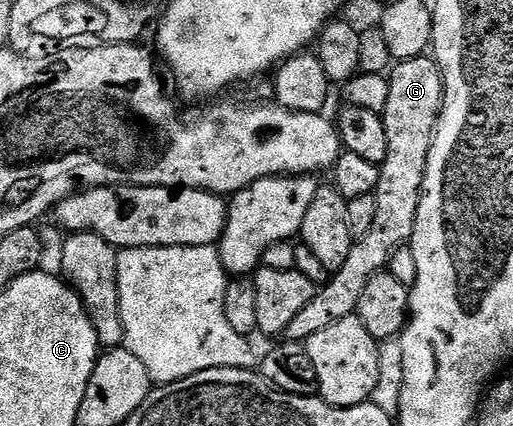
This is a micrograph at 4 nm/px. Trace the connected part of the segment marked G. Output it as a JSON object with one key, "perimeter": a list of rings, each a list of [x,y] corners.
{"perimeter":[[[432,56],[416,57],[410,61],[398,61],[388,74],[391,95],[387,95],[387,107],[383,114],[387,131],[387,159],[382,163],[379,187],[376,191],[375,223],[371,231],[351,247],[347,263],[336,270],[323,288],[291,319],[283,334],[284,340],[304,343],[311,335],[319,335],[323,327],[339,323],[339,319],[354,316],[357,304],[371,279],[388,266],[397,249],[404,249],[413,238],[415,215],[421,198],[423,179],[427,171],[427,155],[431,151],[433,132],[441,106],[445,104],[445,80]]]}

